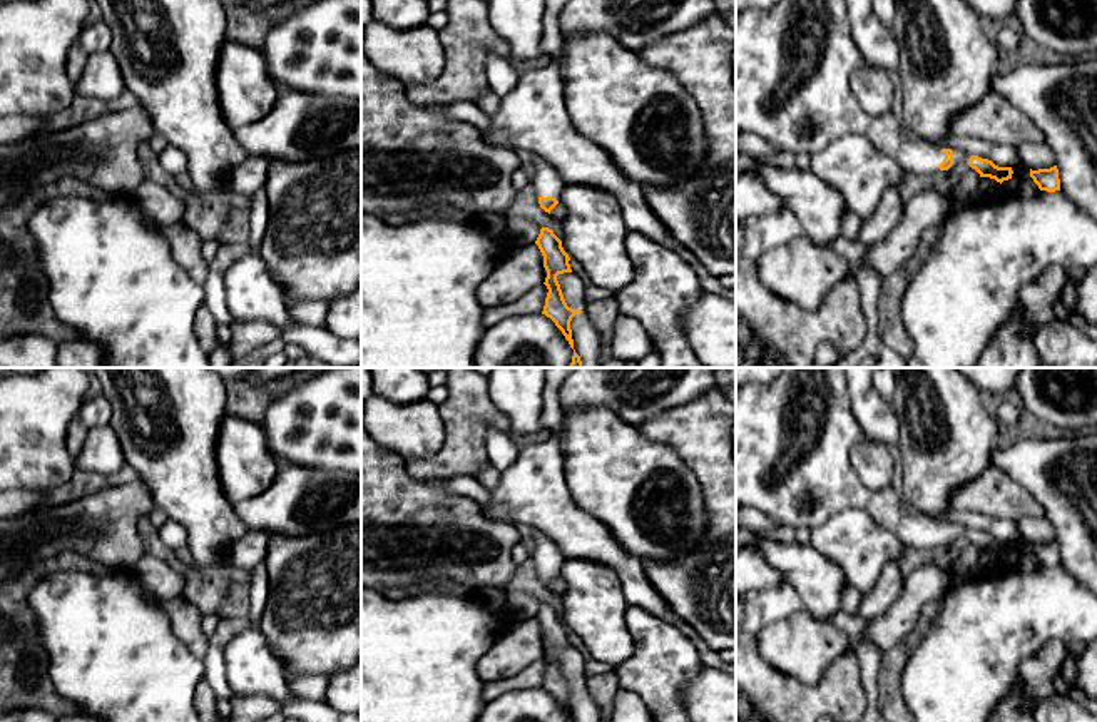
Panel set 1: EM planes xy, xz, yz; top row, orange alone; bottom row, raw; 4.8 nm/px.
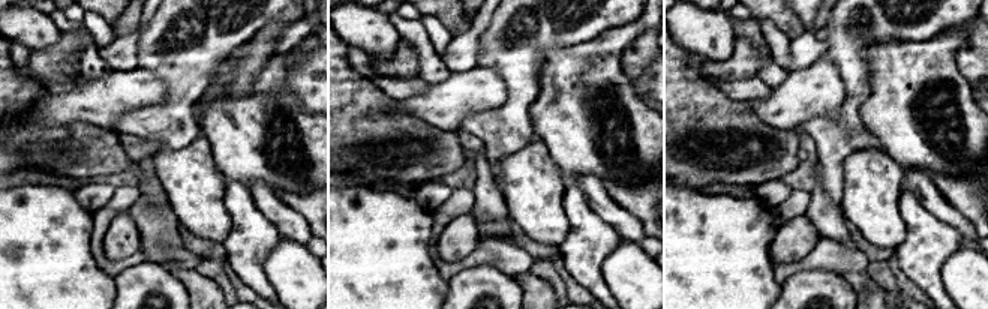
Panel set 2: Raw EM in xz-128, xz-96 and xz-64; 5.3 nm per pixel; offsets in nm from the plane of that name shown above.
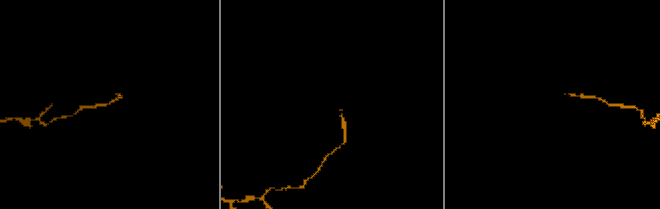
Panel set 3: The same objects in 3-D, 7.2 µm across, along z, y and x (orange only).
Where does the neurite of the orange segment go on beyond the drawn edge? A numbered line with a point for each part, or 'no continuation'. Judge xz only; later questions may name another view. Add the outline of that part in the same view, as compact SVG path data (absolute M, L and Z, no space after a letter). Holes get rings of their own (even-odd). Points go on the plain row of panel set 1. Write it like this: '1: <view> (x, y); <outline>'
1: xz (547, 557); M533 530L533 543L530 545L530 550L537 572L555 572L562 577L565 557L545 533Z

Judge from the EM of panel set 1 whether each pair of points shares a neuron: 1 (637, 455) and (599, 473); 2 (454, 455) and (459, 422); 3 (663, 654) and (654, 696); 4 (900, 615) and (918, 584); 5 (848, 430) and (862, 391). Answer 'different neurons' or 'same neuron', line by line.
1: same neuron
2: same neuron
3: same neuron
4: same neuron
5: different neurons

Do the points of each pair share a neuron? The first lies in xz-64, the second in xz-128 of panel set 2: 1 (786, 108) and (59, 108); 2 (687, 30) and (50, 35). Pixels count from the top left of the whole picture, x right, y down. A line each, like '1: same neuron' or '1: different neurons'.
1: same neuron
2: same neuron

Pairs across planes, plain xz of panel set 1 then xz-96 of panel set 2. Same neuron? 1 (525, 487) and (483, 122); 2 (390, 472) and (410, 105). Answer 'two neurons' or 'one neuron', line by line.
1: two neurons
2: two neurons

